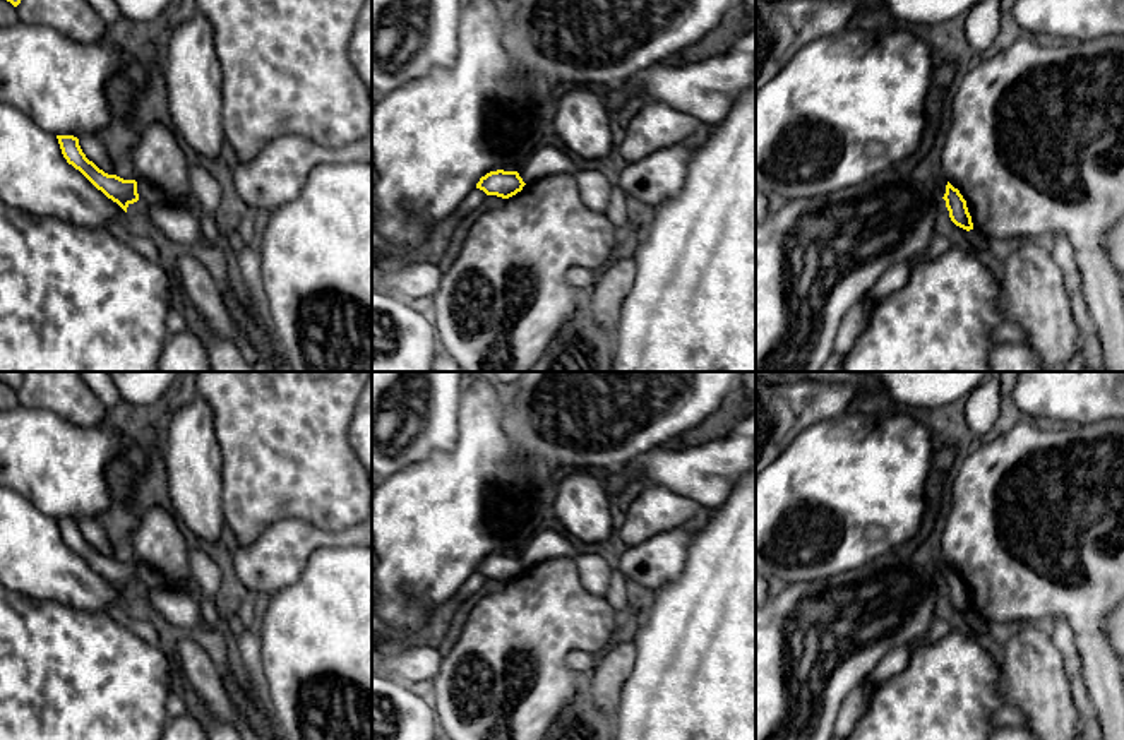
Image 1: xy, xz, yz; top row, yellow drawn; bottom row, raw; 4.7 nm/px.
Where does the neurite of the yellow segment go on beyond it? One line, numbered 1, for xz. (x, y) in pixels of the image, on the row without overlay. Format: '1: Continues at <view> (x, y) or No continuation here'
1: No continuation here

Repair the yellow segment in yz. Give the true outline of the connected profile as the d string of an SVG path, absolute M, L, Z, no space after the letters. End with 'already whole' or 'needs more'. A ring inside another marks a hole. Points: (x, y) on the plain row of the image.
M949 565L946 569L946 577L942 582L946 584L946 591L949 594L951 605L966 615L973 613L973 606L972 606L972 600L966 591L966 584L960 577L960 574L954 572Z; already whole

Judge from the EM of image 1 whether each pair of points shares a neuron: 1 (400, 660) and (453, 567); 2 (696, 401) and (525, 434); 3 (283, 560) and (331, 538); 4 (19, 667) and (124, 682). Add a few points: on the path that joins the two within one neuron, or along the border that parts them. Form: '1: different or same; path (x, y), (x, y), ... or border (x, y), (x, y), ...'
1: different; border (413, 644), (389, 648)
2: same; path (653, 423), (614, 451), (586, 454), (567, 447)
3: same; path (295, 549), (305, 538), (319, 538)
4: same; path (45, 675), (69, 675), (77, 682), (98, 682)

